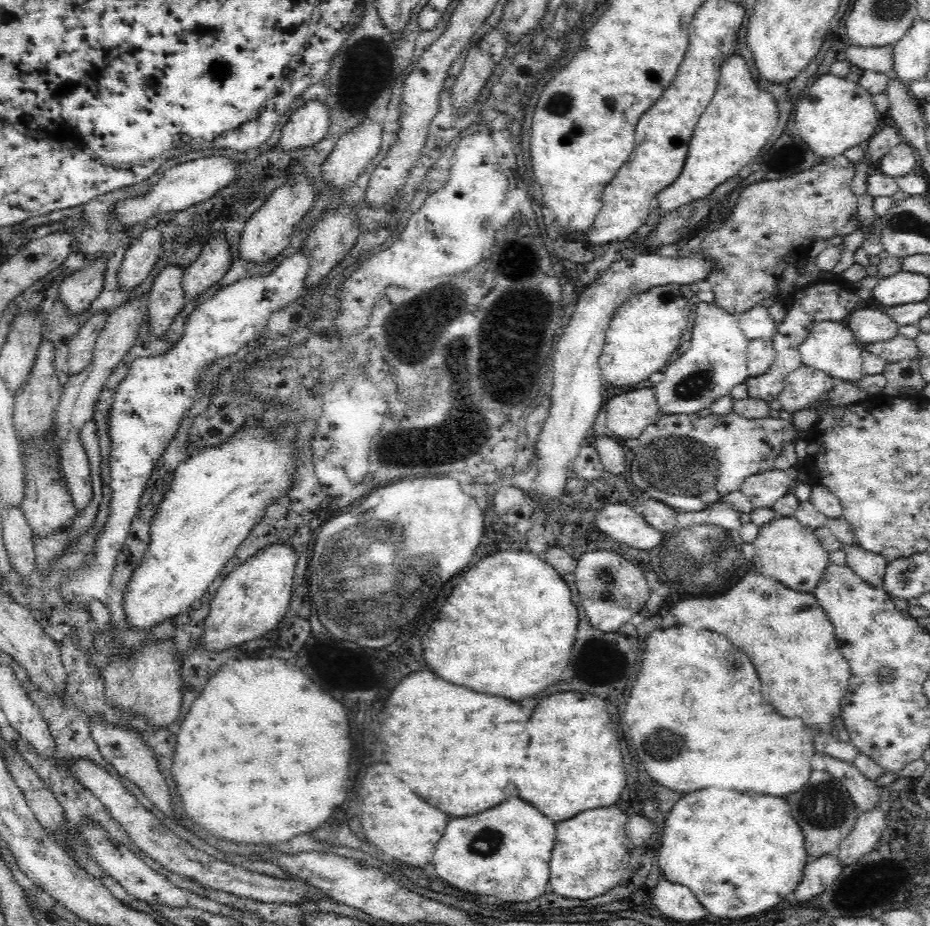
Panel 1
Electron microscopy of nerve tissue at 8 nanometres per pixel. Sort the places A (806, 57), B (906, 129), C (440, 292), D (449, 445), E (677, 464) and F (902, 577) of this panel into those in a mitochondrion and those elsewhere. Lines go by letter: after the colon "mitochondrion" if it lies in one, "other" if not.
A: other
B: other
C: mitochondrion
D: mitochondrion
E: mitochondrion
F: mitochondrion

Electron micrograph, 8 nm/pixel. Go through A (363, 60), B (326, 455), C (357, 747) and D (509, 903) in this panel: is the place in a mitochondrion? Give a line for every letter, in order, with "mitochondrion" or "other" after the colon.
A: mitochondrion
B: other
C: other
D: other

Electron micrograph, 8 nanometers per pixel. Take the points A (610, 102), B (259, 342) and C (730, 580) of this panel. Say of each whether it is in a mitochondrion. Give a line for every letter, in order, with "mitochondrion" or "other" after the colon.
A: mitochondrion
B: other
C: other

